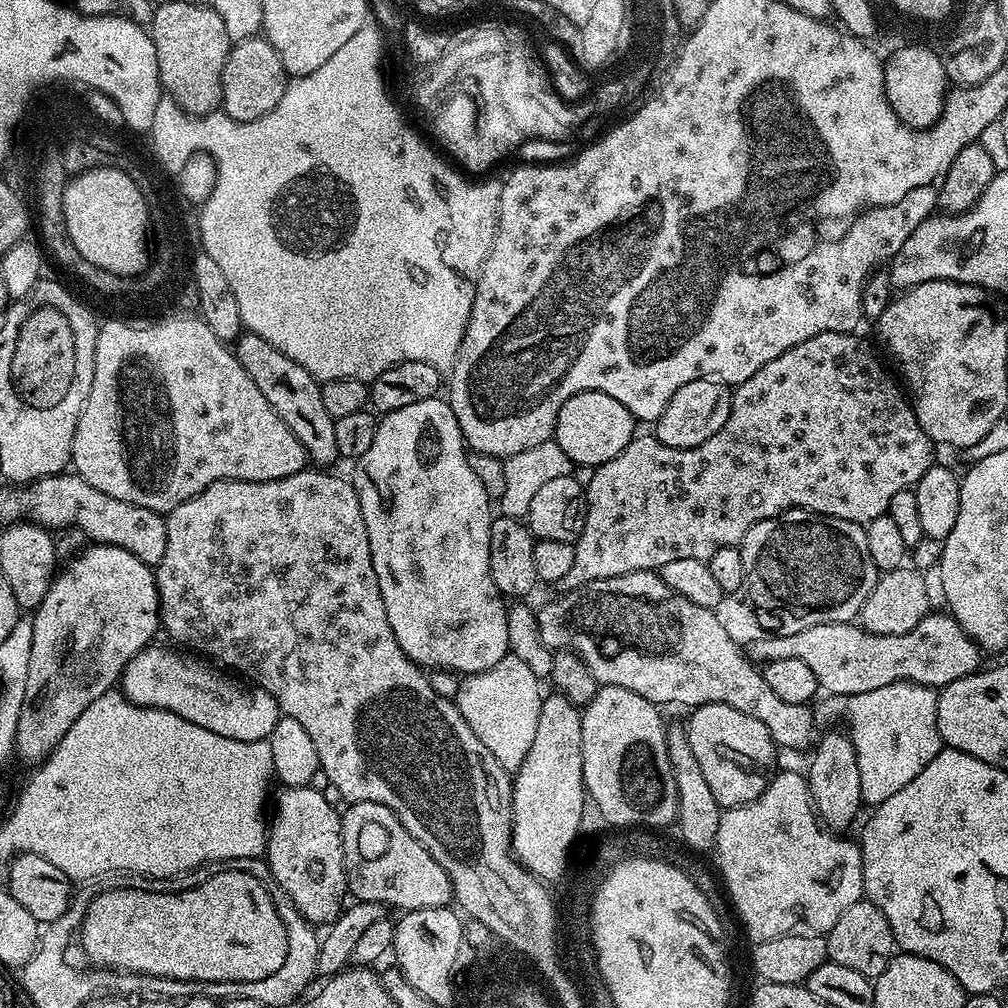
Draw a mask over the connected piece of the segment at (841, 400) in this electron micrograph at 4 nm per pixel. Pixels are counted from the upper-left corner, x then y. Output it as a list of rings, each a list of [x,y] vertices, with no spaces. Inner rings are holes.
[[[851,332],[814,334],[814,338],[806,338],[806,342],[790,346],[786,354],[778,354],[774,362],[766,362],[766,366],[762,366],[758,374],[753,374],[751,378],[746,378],[746,382],[735,385],[730,418],[726,418],[726,426],[722,426],[718,434],[706,438],[706,442],[698,446],[675,448],[666,446],[656,439],[655,435],[637,435],[622,450],[622,454],[610,458],[610,462],[595,465],[594,478],[590,478],[590,482],[586,485],[588,508],[584,511],[582,534],[574,542],[576,546],[574,566],[559,581],[559,587],[564,590],[580,588],[592,580],[614,578],[631,572],[651,572],[666,566],[666,562],[675,562],[678,558],[698,558],[707,562],[714,554],[714,550],[731,544],[739,545],[755,524],[780,516],[789,508],[807,508],[810,512],[817,512],[819,516],[842,518],[846,522],[854,522],[861,526],[885,515],[890,506],[890,498],[894,498],[898,490],[915,486],[922,478],[922,474],[926,474],[926,470],[932,467],[934,445],[926,430],[918,426],[916,411],[912,408],[909,397],[902,391],[901,385],[888,377],[888,372],[880,365],[879,358],[858,337],[859,335]]]

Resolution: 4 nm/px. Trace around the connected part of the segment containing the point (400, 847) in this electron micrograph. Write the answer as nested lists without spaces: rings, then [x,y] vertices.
[[[358,802],[357,804],[349,803],[348,809],[343,809],[342,819],[340,822],[340,837],[344,843],[344,869],[348,875],[348,892],[355,897],[356,900],[369,900],[370,902],[378,902],[387,906],[389,909],[400,908],[399,910],[407,910],[413,912],[419,908],[443,908],[453,903],[452,883],[442,866],[438,866],[438,862],[434,862],[434,858],[416,841],[413,836],[406,830],[406,826],[402,826],[402,822],[398,822],[398,818],[386,806],[378,806],[378,802]]]

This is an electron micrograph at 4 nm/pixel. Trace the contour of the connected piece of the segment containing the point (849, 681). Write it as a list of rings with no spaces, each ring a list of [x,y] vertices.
[[[943,611],[935,612],[924,616],[922,622],[914,626],[914,630],[901,636],[870,634],[856,622],[810,626],[798,634],[789,636],[764,634],[761,635],[761,640],[753,642],[750,656],[756,662],[767,662],[778,658],[798,658],[806,662],[810,670],[814,670],[814,678],[818,678],[821,689],[825,693],[832,692],[828,694],[833,697],[866,694],[870,690],[879,690],[881,686],[893,684],[895,680],[909,680],[912,684],[921,684],[927,688],[939,690],[944,685],[977,671],[981,667],[982,650],[964,633],[962,626],[958,626],[958,622],[951,614],[945,614]]]

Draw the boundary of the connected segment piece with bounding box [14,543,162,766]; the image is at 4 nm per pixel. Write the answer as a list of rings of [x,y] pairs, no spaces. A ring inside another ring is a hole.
[[[89,543],[68,565],[52,578],[46,596],[31,613],[30,666],[26,670],[26,692],[18,714],[14,752],[26,763],[36,766],[49,756],[74,726],[74,722],[98,698],[117,687],[124,667],[139,652],[153,643],[161,631],[160,599],[156,576],[146,562],[134,558],[128,550],[109,544]]]

